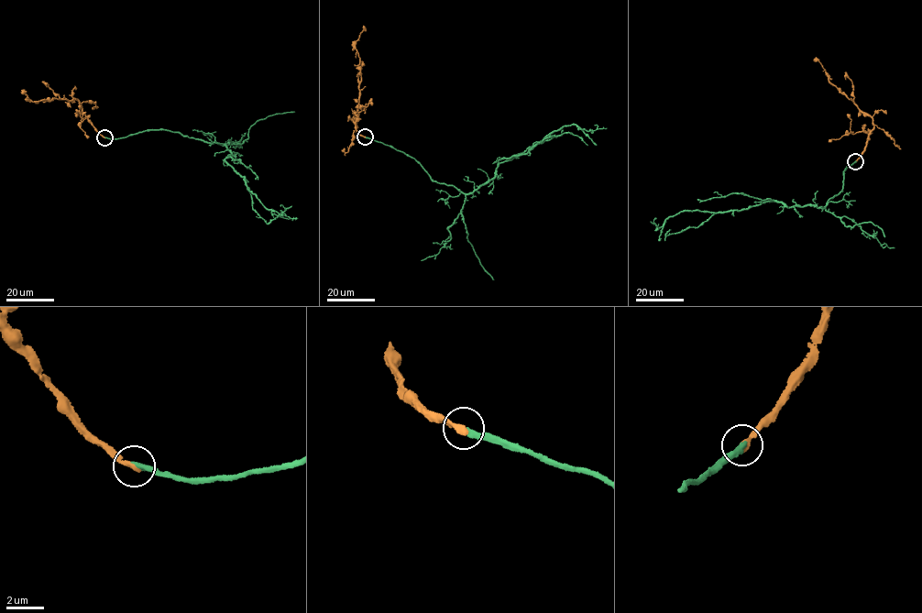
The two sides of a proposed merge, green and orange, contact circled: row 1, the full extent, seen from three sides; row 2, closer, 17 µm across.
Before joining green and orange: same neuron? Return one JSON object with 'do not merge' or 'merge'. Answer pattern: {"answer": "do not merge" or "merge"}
{"answer": "merge"}

